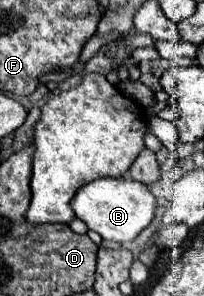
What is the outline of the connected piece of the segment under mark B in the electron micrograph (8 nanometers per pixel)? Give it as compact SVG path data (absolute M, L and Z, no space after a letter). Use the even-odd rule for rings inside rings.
M102 177L84 185L72 199L72 209L78 219L82 219L88 229L96 231L102 239L126 243L136 239L154 219L158 203L150 193L148 185L128 179L128 177Z

